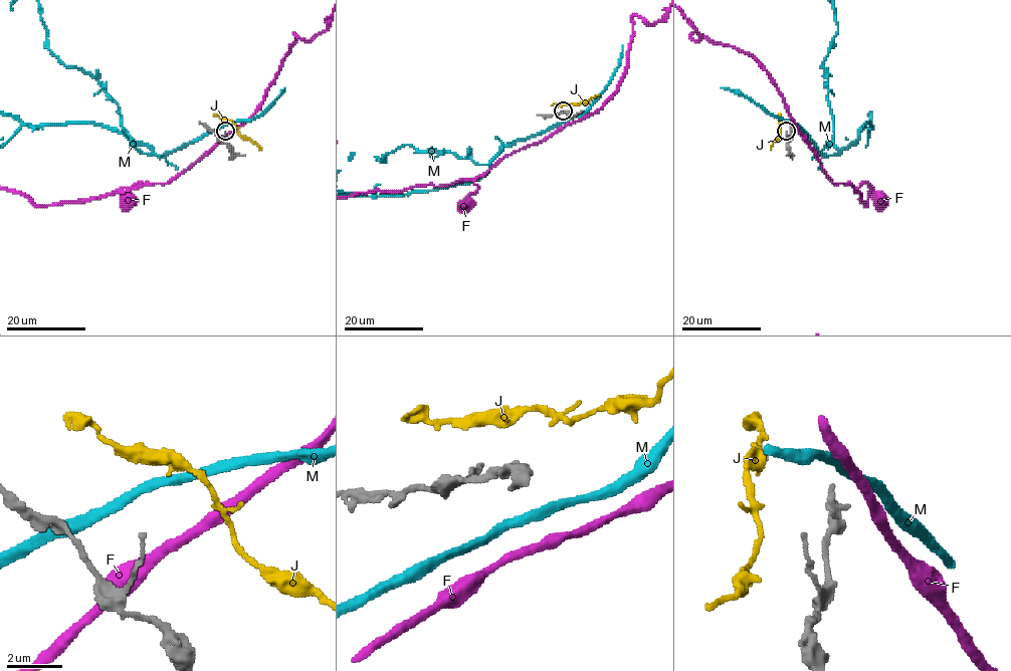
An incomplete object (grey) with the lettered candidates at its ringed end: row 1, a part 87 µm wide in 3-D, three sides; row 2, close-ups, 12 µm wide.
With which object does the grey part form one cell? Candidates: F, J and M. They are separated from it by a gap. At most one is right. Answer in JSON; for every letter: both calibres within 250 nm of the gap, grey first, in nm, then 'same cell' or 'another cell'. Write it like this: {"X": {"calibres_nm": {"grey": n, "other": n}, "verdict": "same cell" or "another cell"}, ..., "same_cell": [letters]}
{"F": {"calibres_nm": {"grey": 140, "other": 340}, "verdict": "another cell"}, "J": {"calibres_nm": {"grey": 140, "other": 300}, "verdict": "same cell"}, "M": {"calibres_nm": {"grey": 140, "other": 320}, "verdict": "another cell"}, "same_cell": ["J"]}

